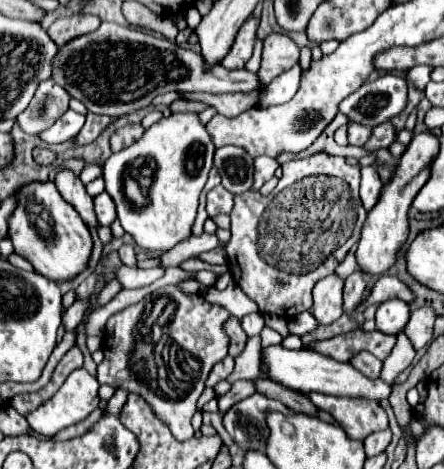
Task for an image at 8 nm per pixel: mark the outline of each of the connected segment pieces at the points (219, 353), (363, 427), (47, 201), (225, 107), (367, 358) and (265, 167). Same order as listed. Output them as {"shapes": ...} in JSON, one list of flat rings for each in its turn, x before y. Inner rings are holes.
{"shapes":[[[177,287,157,289,151,297,109,317,103,333,105,359,97,365,97,381,143,397,177,441,193,437,191,417,213,365,227,355,223,321,229,311,211,305,203,295,187,295]],[[311,393,309,399,321,411,333,415,353,439,363,441,369,433,387,429,387,413,379,401,363,397,331,397,325,393]],[[53,181,31,183,31,185,25,185,19,191,19,205,17,205,17,209,15,209,15,213,11,215,11,221,9,221,9,239,13,241,15,253,25,257,39,275,43,275,43,277,47,277,49,281,55,281,55,283,73,281,83,271,87,271,91,251,93,251,93,239,91,239,91,233,89,233,87,225,83,223,79,213,75,213,75,209,67,201,63,201,63,197,55,189]],[[249,91,249,93,227,93,227,95,211,95,211,93,180,93,185,97,186,101,203,101,211,107,217,109,217,113,233,117,239,115,243,111,247,111,249,107,253,107,259,97,261,91]],[[359,351,357,355,351,357,349,363,351,363,355,369,359,369,363,375,371,377,371,379,377,379,377,377,379,377,381,365,383,365,383,363,381,363,377,357,373,357,369,351]],[[257,157,255,159,255,173,253,173,253,191,259,191,261,185,265,181,269,181,275,173,275,169,279,167,279,163,275,159,269,159,269,157]]]}

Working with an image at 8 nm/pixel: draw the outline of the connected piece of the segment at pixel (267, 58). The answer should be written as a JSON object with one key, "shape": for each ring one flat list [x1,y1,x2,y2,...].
{"shape":[[269,33,263,39,261,67,257,71,257,77,263,83,263,87,267,87,277,75,291,69,297,61,299,61,297,43,285,33]]}

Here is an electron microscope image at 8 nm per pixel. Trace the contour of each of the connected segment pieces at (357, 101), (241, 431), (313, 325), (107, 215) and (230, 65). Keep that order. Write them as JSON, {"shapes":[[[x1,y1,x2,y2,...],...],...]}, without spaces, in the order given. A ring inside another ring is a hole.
{"shapes":[[[385,73,371,83,361,85,341,105,339,113,345,113,353,123,379,125,401,113,407,103,407,81,405,77]],[[255,393,253,397,247,397,239,403,235,403,225,415,223,425,231,439,245,451,265,451,269,427,267,427,267,413,279,411,283,415,289,415,289,409,269,397,263,397,261,393]],[[305,311,298,314,293,319,289,319,287,326,291,334,302,336,314,331,318,327,318,323,311,312]],[[99,193,95,197,95,213,97,213,97,221,99,225,111,225,115,221,115,203,111,201,111,197,107,197,107,193]],[[249,17,243,23,243,27,239,29,239,33,237,33,233,45,231,45,231,51,221,59,223,67,227,67,227,69,241,69,251,59,257,25,259,25,259,19,253,19,253,17]]]}

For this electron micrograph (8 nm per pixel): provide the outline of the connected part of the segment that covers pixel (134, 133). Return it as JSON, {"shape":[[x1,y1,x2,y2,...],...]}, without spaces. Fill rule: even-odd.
{"shape":[[127,125,119,131,115,131,111,135,111,149,113,151,121,151,121,149,127,149,129,145,133,145,137,139,141,139,143,135,143,127,141,125]]}

